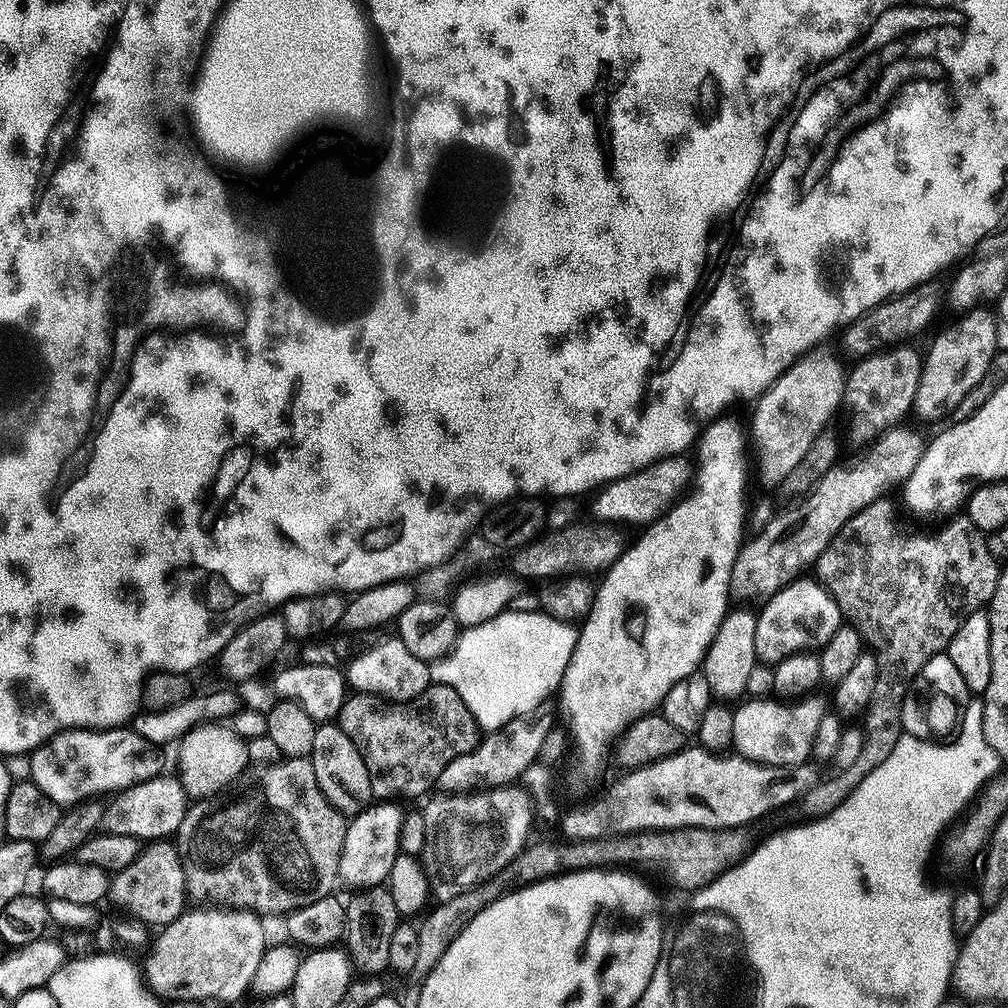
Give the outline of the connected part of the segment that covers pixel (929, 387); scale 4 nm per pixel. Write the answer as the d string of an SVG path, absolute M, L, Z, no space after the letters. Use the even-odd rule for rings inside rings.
M973 306L957 318L953 324L948 324L932 340L928 352L923 353L924 365L922 378L918 386L918 394L914 405L915 415L926 420L940 420L947 417L978 382L990 370L990 362L998 351L996 339L998 319L995 311L987 312L984 306Z

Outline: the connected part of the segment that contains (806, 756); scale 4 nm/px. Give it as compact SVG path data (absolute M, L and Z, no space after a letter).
M809 694L791 702L779 698L748 698L744 702L741 708L737 707L734 711L732 748L739 755L775 768L794 769L809 763L818 726L830 712L829 701L827 704L820 694Z

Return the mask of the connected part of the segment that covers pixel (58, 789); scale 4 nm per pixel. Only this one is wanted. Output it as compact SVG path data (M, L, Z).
M122 726L103 730L67 728L31 753L30 779L55 804L75 806L83 800L103 797L103 792L117 794L161 775L160 752L157 745Z

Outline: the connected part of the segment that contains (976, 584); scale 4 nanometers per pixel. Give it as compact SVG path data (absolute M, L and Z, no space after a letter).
M881 498L870 502L822 550L814 565L815 579L824 585L838 602L838 610L841 617L853 628L860 631L860 637L865 645L874 651L878 662L878 683L874 685L874 694L870 694L868 707L862 713L862 727L864 730L864 742L862 754L858 754L858 762L854 766L843 769L833 780L818 782L809 790L806 797L808 804L808 816L815 818L830 814L856 789L858 782L874 770L874 766L882 766L887 756L894 750L894 745L902 735L902 706L912 687L912 681L930 662L930 658L941 655L947 649L948 643L958 634L962 622L970 614L981 611L992 601L994 590L998 586L1001 565L994 554L990 554L985 533L980 532L970 522L967 515L960 514L949 522L945 528L937 532L907 532L900 525L900 512L896 504L889 498Z

